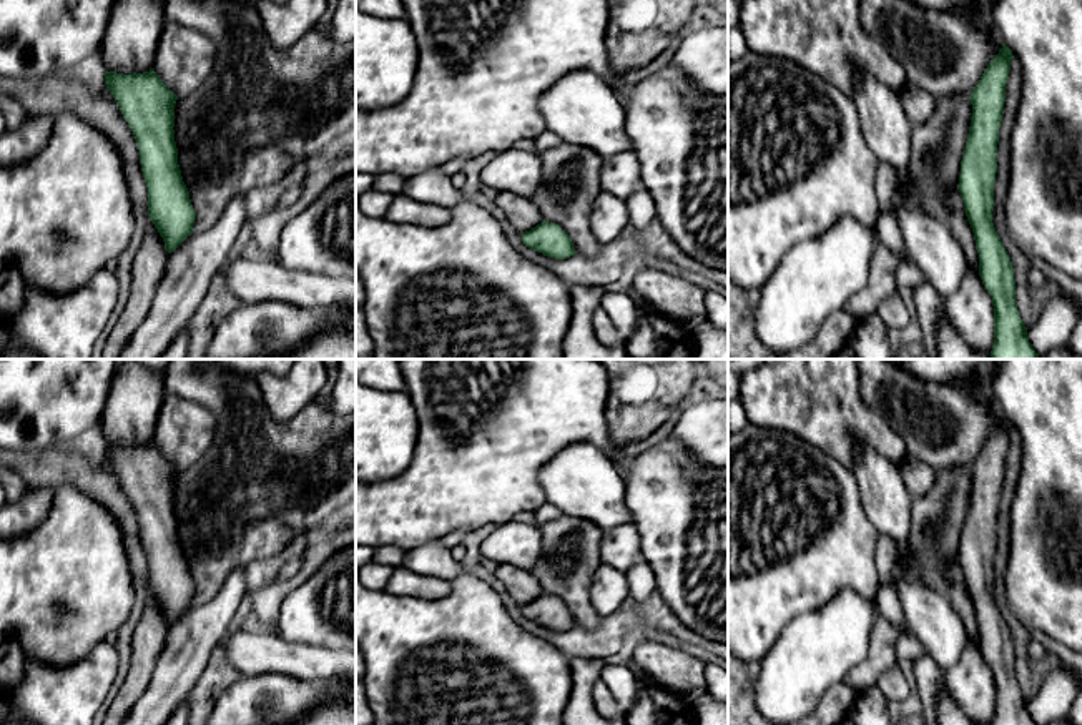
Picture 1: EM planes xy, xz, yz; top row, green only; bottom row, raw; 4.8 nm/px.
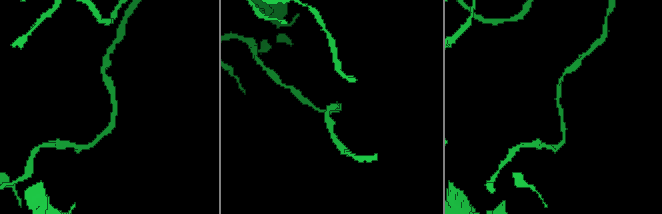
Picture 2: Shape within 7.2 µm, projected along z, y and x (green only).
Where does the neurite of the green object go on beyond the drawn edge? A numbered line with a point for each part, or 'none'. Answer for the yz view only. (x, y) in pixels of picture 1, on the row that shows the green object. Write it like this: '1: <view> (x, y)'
1: yz (958, 223)

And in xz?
1: xz (522, 213)

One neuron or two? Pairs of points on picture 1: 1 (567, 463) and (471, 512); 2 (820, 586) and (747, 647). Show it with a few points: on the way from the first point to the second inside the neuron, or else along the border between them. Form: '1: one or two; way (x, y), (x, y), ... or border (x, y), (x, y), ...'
1: two; border (564, 448), (540, 471), (539, 484), (545, 501)
2: one; way (800, 586), (757, 627)

